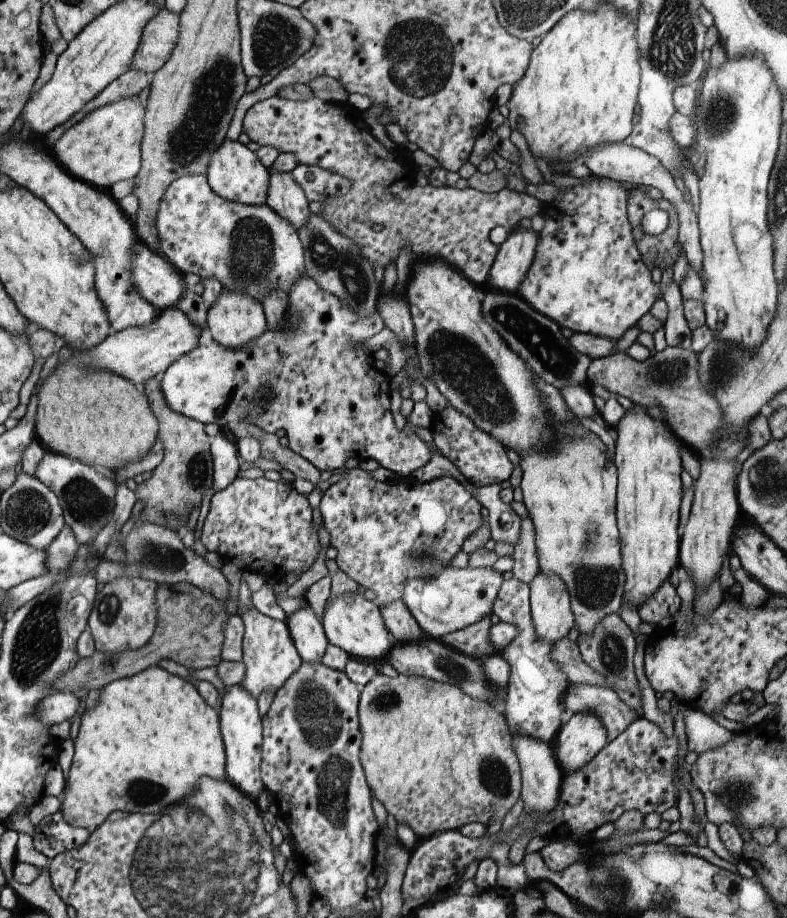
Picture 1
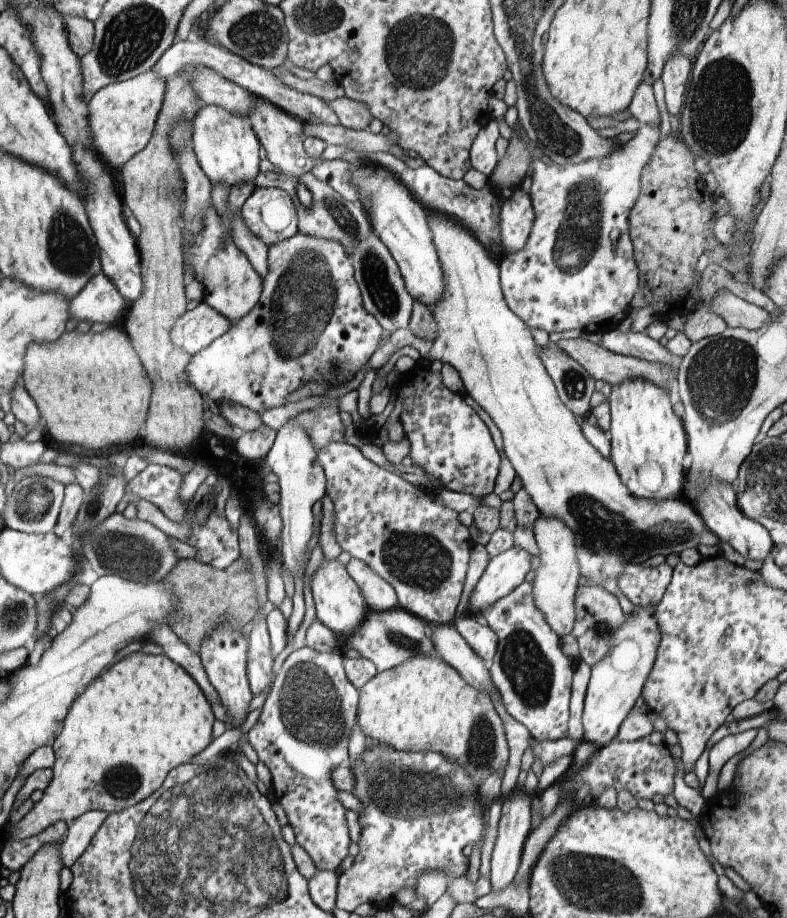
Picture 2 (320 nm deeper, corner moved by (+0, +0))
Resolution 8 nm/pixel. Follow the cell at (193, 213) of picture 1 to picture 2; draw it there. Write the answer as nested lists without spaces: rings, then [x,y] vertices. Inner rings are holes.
[[[272,185],[256,187],[241,206],[241,217],[254,236],[272,246],[298,232],[298,217],[290,195]]]

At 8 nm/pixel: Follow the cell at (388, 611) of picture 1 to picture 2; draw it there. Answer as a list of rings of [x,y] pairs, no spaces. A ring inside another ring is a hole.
[[[352,557],[346,571],[360,585],[369,610],[382,612],[399,606],[396,589],[368,563]]]

